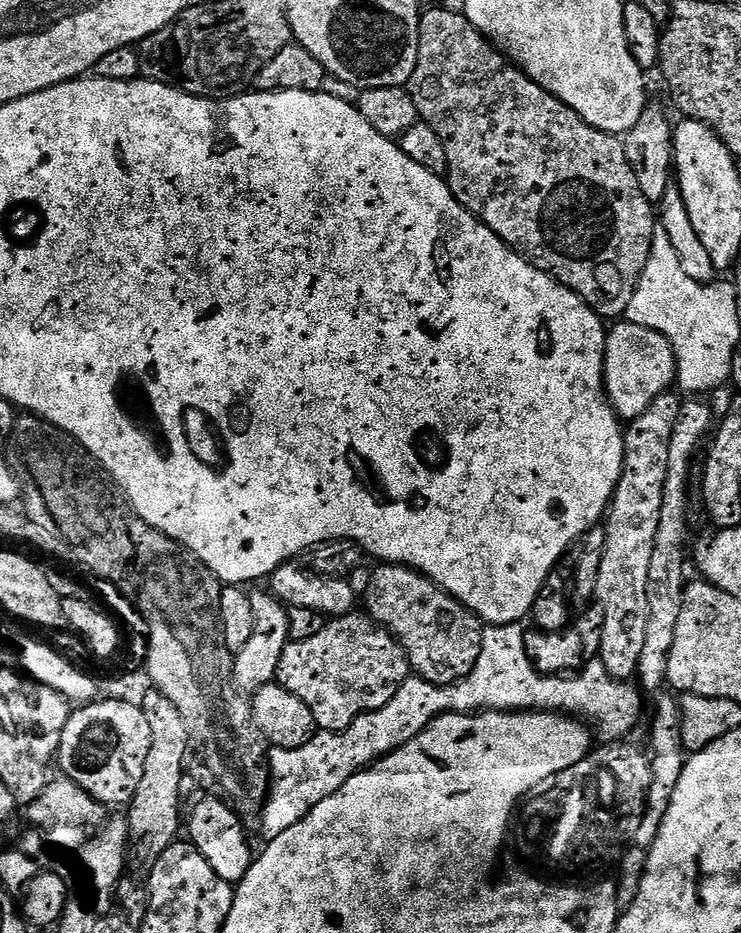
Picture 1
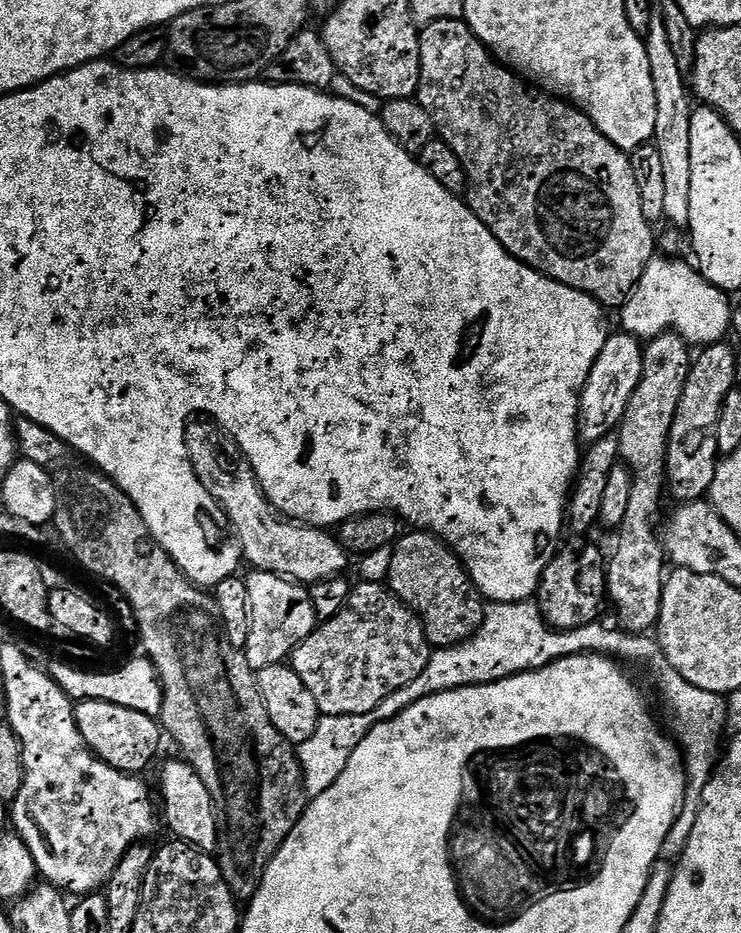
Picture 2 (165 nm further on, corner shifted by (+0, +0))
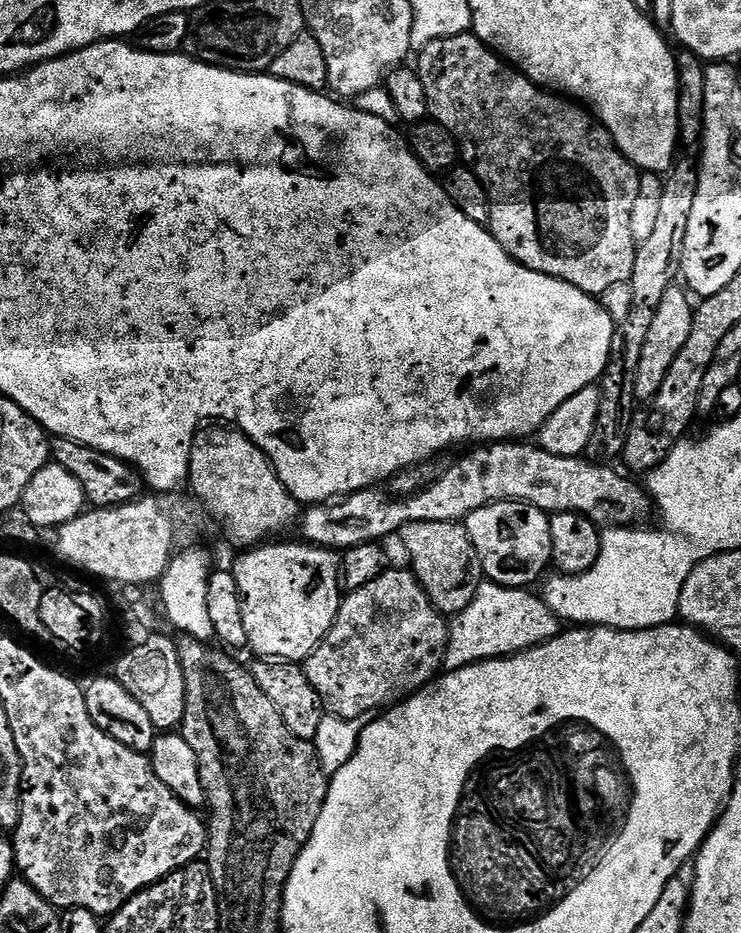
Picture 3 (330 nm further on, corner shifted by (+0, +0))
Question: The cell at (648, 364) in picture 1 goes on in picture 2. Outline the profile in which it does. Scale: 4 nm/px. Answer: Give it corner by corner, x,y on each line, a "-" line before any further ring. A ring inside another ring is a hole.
623,330
617,332
617,336
616,333
609,335
606,346
602,346
602,350
590,370
590,378
586,378
586,386
579,392
580,415
578,417
578,436
584,442
600,440
603,436
609,435
619,425
620,419
624,416
626,406
642,378
644,350
641,341

